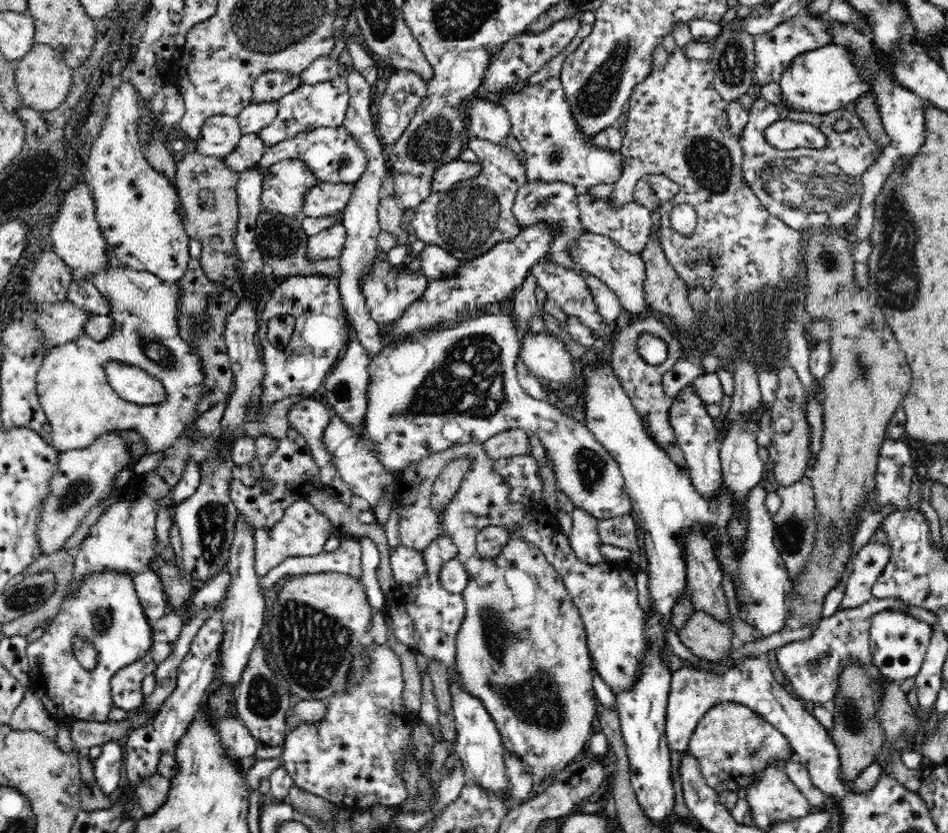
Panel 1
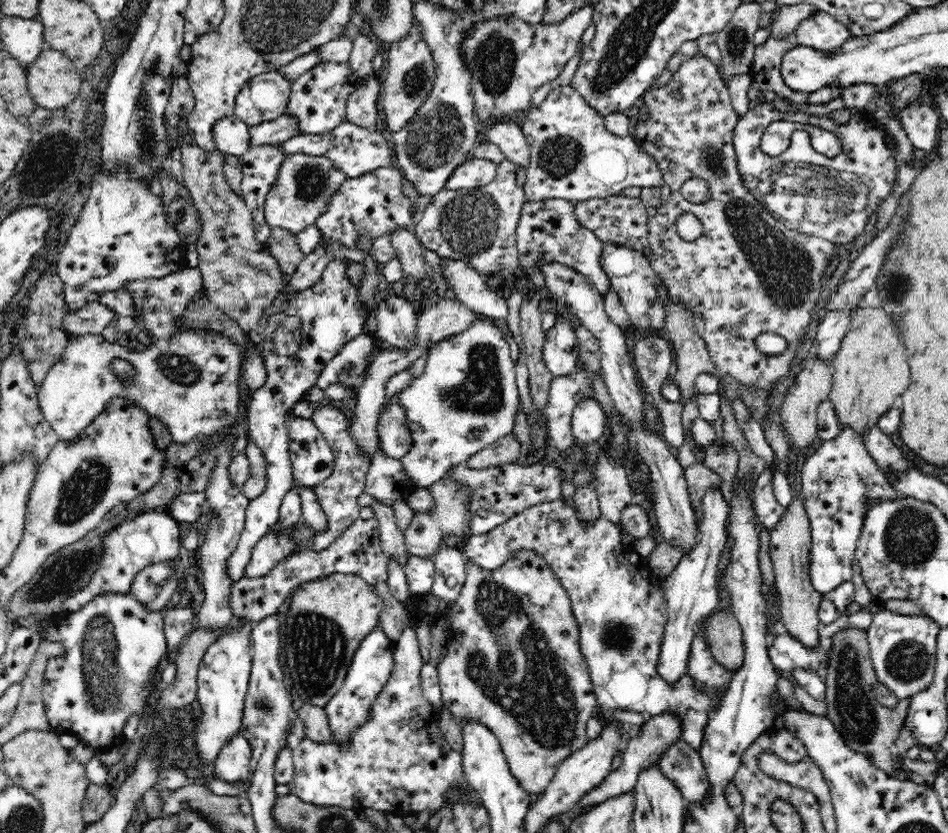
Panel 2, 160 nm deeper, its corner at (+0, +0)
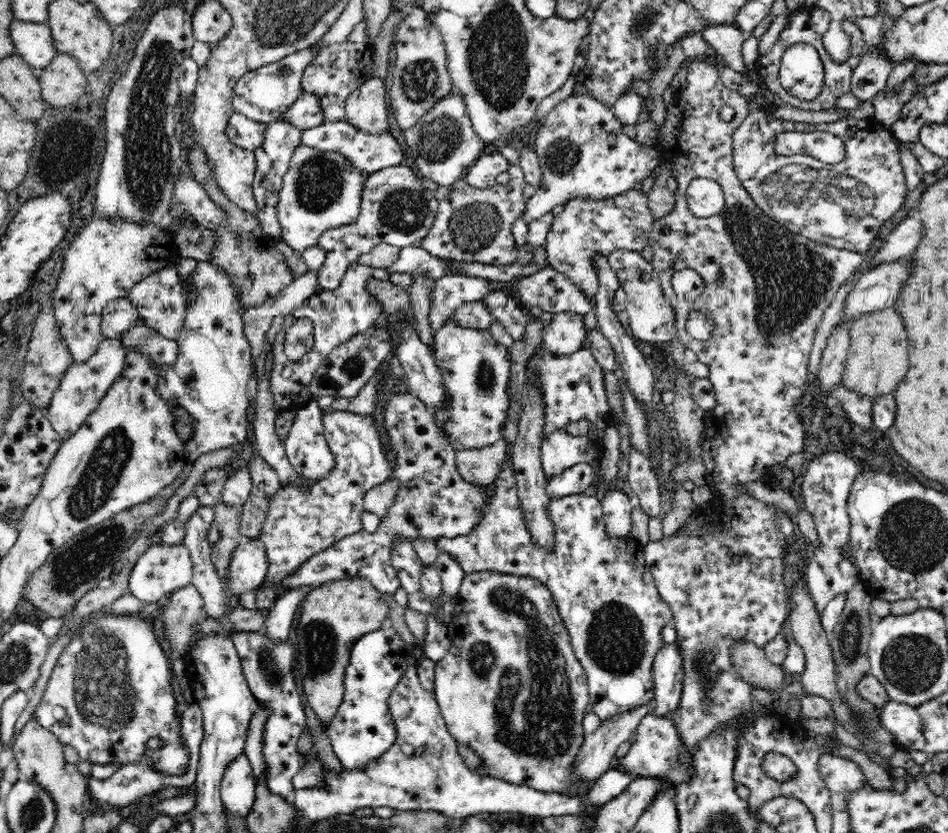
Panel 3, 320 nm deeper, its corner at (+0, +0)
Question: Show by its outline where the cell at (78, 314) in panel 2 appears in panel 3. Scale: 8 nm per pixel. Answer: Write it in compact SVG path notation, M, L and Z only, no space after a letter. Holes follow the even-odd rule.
M128 297L115 298L105 304L100 316L100 332L105 339L120 339L140 319L136 305Z

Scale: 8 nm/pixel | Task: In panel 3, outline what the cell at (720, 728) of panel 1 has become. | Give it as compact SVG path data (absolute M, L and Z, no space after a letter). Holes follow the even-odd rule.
M507 466L500 471L498 478L494 480L494 487L496 487L496 494L491 496L489 503L486 503L481 510L481 519L475 527L467 535L457 536L454 538L440 537L436 540L437 546L435 552L447 552L462 568L463 571L470 574L472 572L492 571L500 574L518 574L524 576L531 576L532 578L539 578L540 582L551 590L553 598L555 598L559 615L562 618L564 627L569 632L571 645L573 646L576 658L583 666L587 674L587 687L589 690L589 703L592 704L592 713L596 713L602 721L609 720L617 714L626 712L630 709L642 705L655 705L655 690L653 685L653 662L656 658L656 653L663 647L661 632L665 626L674 628L674 617L671 608L662 600L660 593L655 585L653 574L650 572L648 563L644 556L643 546L632 538L611 538L607 534L606 526L604 526L603 510L601 507L601 498L597 494L589 495L573 495L562 498L554 498L550 500L550 504L546 506L548 515L550 515L550 522L552 522L553 540L552 547L546 548L539 546L535 542L534 535L531 534L530 527L527 526L526 512L520 504L520 499L517 494L516 476L512 468Z

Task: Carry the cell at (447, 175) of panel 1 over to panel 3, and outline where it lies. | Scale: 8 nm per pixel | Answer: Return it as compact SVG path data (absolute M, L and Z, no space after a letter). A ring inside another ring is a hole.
M486 150L476 163L462 177L464 182L474 188L485 189L496 185L498 174L508 171L510 162L502 154Z

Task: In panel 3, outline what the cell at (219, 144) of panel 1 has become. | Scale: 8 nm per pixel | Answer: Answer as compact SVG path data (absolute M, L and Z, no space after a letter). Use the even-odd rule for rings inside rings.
M235 112L229 118L226 135L232 143L254 152L264 144L266 129L267 123L250 120Z

